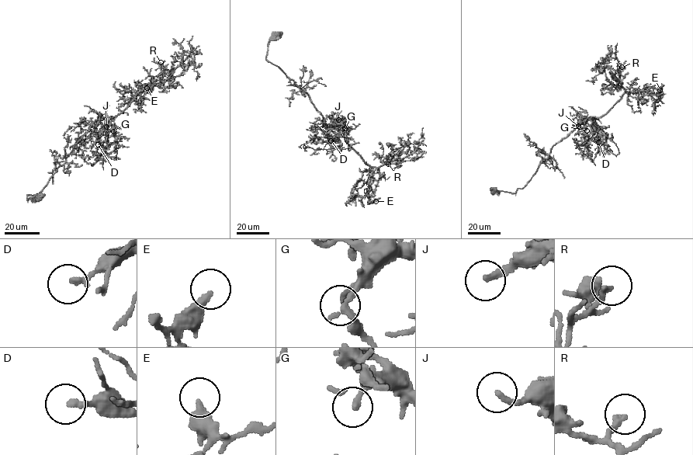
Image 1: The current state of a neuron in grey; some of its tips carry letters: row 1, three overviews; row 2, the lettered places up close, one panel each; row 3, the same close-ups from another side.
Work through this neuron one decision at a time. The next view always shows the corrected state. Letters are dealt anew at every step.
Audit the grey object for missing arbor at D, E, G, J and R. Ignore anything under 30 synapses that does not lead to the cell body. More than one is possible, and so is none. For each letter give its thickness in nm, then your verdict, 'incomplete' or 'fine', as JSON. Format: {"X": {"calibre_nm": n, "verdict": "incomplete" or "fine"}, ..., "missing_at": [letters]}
{"D": {"calibre_nm": 240, "verdict": "fine"}, "E": {"calibre_nm": 360, "verdict": "fine"}, "G": {"calibre_nm": 200, "verdict": "fine"}, "J": {"calibre_nm": 240, "verdict": "incomplete"}, "R": {"calibre_nm": 200, "verdict": "fine"}, "missing_at": ["J"]}

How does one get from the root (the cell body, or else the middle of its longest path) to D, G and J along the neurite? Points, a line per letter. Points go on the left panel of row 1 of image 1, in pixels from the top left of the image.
D: (38, 197), (27, 199), (41, 191), (91, 126), (103, 117), (108, 121), (109, 130), (98, 144)
G: (38, 197), (27, 199), (29, 194), (41, 191), (95, 121), (100, 117), (106, 119), (116, 127), (113, 131)
J: (38, 197), (27, 199), (29, 194), (41, 191), (95, 121), (100, 117), (112, 117), (106, 126)

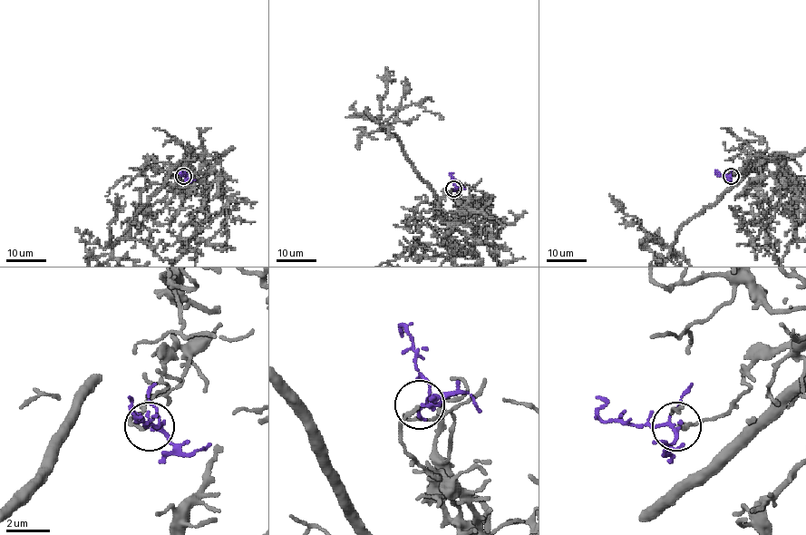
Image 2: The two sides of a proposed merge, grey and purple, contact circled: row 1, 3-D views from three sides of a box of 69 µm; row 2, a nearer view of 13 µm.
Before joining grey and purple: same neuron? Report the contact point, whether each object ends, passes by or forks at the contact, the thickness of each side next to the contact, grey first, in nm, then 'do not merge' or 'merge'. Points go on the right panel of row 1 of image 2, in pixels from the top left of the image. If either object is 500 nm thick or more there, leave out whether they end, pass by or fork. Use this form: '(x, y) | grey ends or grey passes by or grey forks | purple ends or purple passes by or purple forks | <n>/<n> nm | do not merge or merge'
(731, 176) | grey ends | purple forks | 160/120 nm | do not merge

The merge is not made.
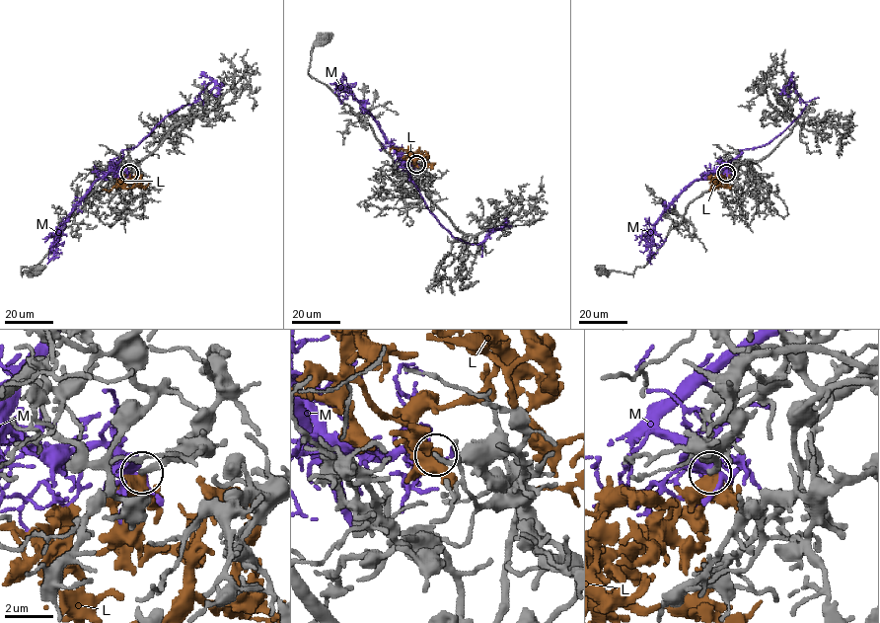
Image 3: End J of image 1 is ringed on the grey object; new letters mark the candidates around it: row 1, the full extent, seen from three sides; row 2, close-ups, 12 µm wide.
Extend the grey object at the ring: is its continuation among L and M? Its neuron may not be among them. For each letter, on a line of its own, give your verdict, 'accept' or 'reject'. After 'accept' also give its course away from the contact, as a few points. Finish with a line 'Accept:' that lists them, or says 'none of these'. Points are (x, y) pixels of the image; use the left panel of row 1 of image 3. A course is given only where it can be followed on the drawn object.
L: reject
M: reject
Accept: none of these

